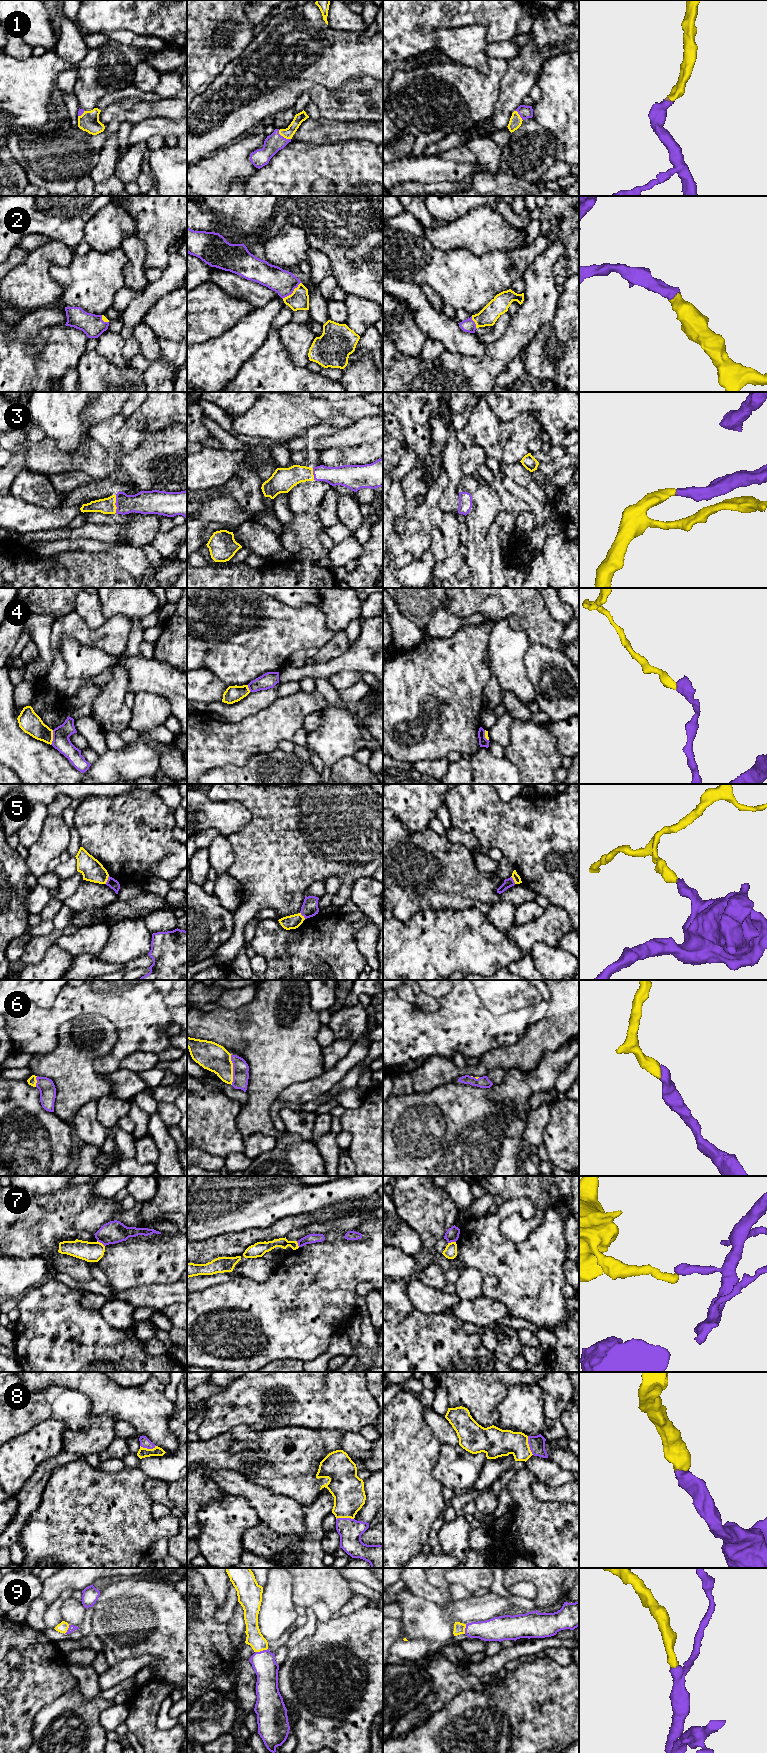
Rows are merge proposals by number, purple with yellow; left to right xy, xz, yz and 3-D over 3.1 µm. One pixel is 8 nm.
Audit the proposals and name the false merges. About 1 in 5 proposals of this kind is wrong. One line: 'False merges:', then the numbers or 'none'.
False merges: 4, 5, 7

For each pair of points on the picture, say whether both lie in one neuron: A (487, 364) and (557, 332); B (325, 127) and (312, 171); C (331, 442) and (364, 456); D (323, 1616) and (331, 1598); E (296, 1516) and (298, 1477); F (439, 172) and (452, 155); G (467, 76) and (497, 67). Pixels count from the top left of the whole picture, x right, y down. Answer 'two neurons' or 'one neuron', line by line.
A: two neurons
B: two neurons
C: two neurons
D: two neurons
E: two neurons
F: two neurons
G: one neuron

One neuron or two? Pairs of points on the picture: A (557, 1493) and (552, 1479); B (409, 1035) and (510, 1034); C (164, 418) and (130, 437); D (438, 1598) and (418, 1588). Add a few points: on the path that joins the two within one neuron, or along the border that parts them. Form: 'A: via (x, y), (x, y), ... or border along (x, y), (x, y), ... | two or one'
A: border along (538, 1481), (549, 1486), (560, 1486), (568, 1482) | two
B: via (434, 1033), (485, 1031) | one
C: via (154, 415), (145, 415), (143, 421), (137, 427) | one
D: via (433, 1594), (423, 1588) | one

